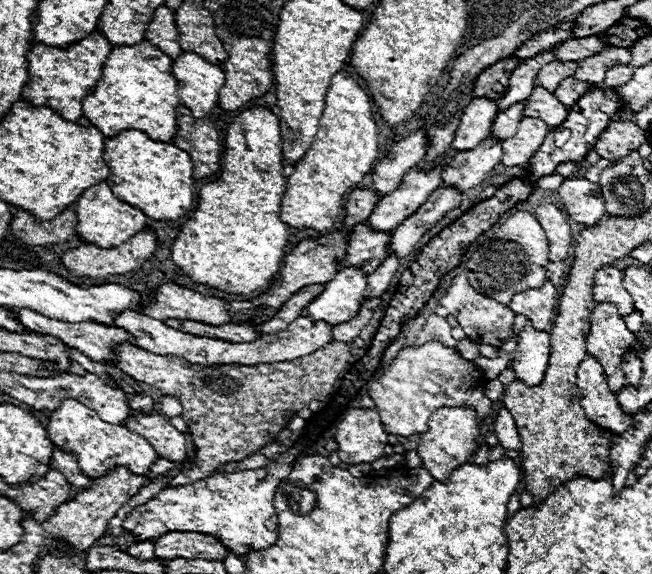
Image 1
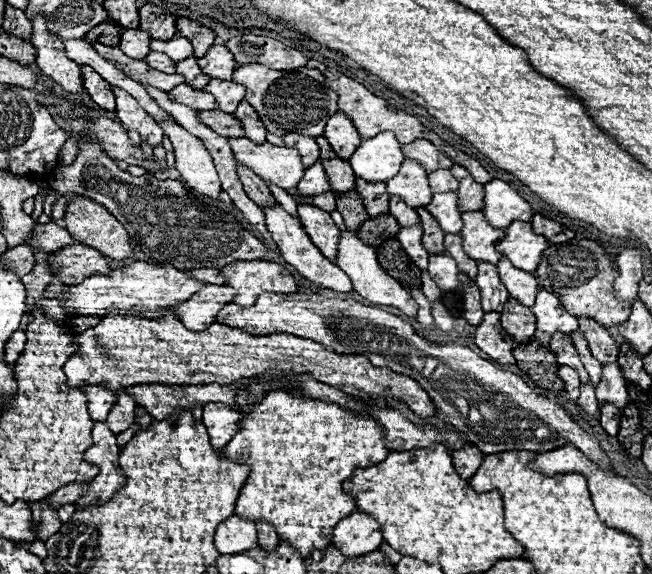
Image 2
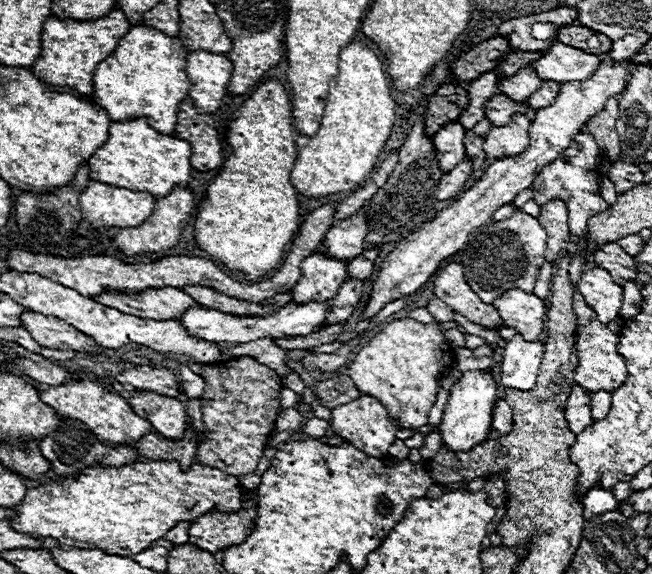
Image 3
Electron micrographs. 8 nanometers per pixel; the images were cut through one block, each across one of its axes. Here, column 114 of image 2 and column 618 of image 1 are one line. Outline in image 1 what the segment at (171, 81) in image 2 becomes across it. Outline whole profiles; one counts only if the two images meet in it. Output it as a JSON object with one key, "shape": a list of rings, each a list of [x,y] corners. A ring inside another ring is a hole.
{"shape":[[[608,46],[602,52],[598,52],[590,58],[584,58],[580,62],[580,68],[574,72],[574,78],[582,80],[582,82],[590,82],[590,84],[600,84],[608,72],[608,68],[614,66],[614,62],[630,64],[630,58],[632,58],[632,54],[628,48]]]}

